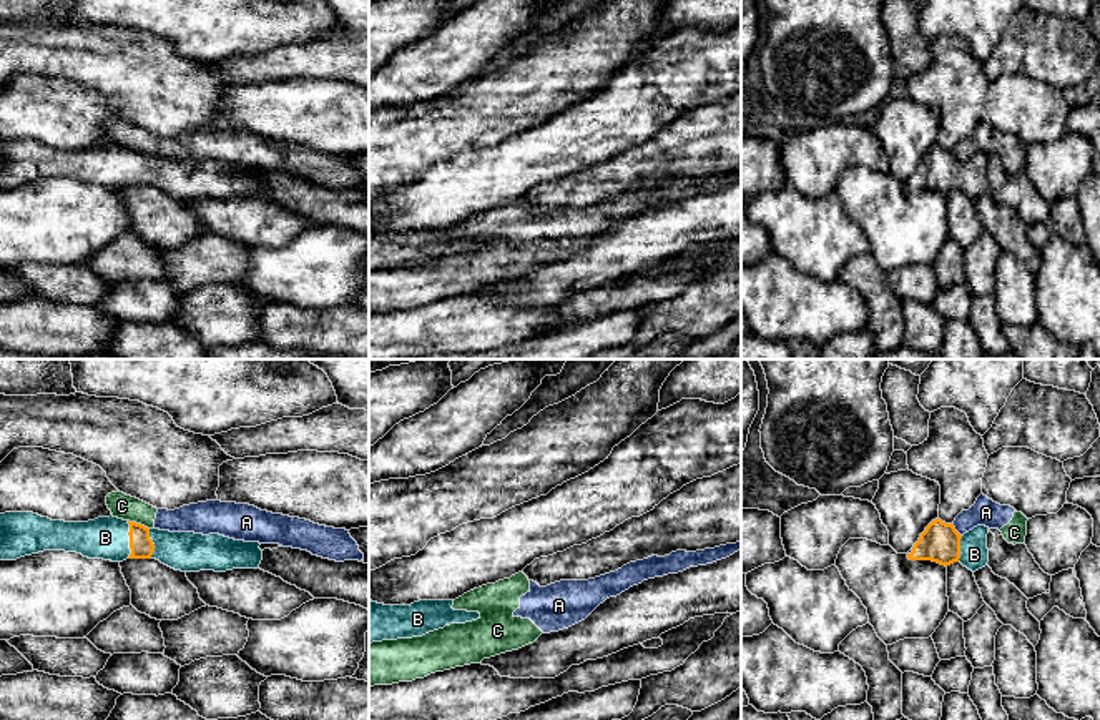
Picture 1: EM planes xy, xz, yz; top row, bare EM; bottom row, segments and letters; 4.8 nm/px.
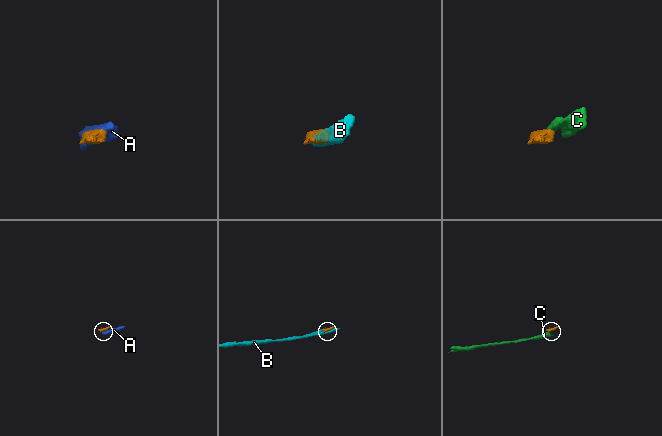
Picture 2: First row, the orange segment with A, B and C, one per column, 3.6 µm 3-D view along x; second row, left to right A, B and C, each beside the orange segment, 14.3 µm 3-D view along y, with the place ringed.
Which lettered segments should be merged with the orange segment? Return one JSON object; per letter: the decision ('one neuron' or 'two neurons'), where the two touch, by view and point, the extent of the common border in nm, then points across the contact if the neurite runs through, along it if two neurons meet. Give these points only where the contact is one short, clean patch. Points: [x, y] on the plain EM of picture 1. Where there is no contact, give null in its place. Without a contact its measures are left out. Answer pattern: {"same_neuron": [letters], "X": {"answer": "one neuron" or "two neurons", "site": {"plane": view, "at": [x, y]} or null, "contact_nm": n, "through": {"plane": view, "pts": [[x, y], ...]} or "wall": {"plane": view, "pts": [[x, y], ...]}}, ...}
{"same_neuron": ["B"], "A": {"answer": "two neurons", "site": {"plane": "yz", "at": [954, 157]}, "contact_nm": 80, "wall": {"plane": "yz", "pts": [[952, 150], [961, 163]]}}, "B": {"answer": "one neuron", "site": {"plane": "xy", "at": [130, 167]}, "contact_nm": 180}, "C": {"answer": "two neurons", "site": {"plane": "xy", "at": [138, 152]}, "contact_nm": 120, "wall": {"plane": "xy", "pts": [[128, 147], [148, 157]]}}}

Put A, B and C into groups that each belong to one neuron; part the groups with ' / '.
A C / B

